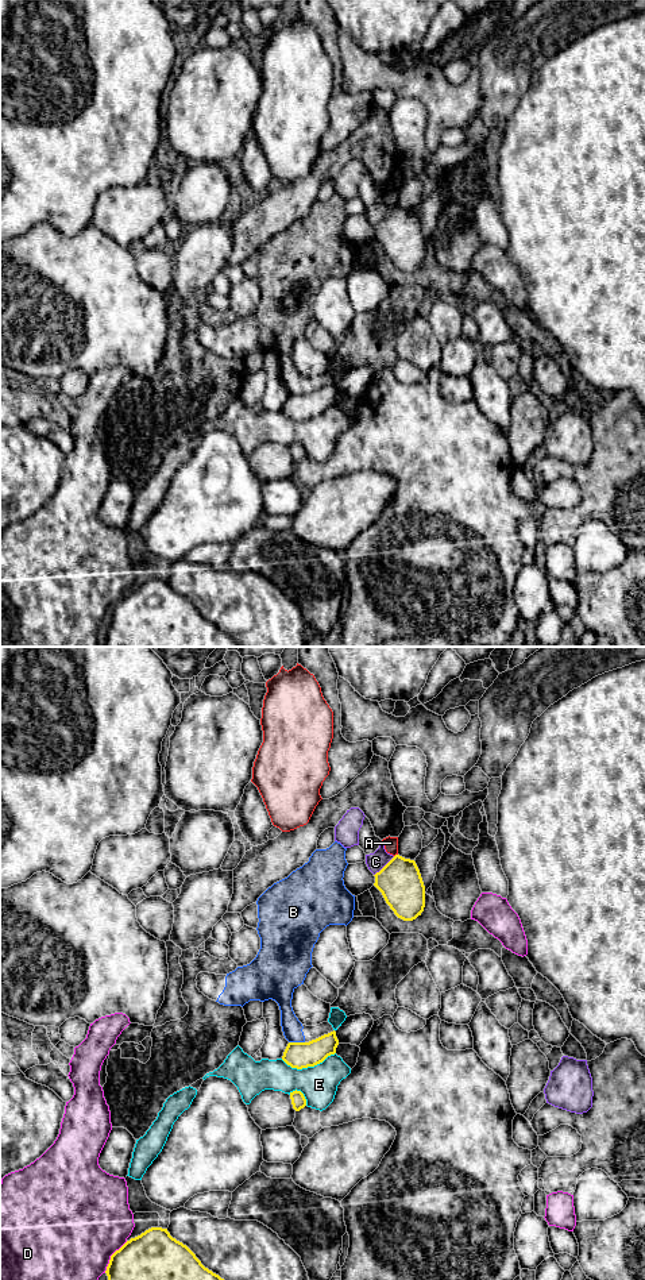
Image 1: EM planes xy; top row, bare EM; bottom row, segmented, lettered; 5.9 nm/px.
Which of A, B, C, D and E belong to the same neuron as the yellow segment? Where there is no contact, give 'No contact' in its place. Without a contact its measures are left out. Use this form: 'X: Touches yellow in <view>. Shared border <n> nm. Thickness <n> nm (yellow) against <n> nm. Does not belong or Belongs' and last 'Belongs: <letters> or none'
A: Touches yellow in xy. Shared border 30 nm. Thickness 260 nm (yellow) against 80 nm. Does not belong
B: Touches yellow in xy. Shared border 100 nm. Thickness 160 nm (yellow) against 120 nm. Does not belong
C: Touches yellow in xy. Shared border 170 nm. Thickness 260 nm (yellow) against 110 nm. Does not belong
D: Touches yellow in xy. Shared border 240 nm. Thickness 280 nm (yellow) against 500 nm. Does not belong
E: Touches yellow in xy. Shared border 340 nm. Thickness 160 nm (yellow) against 220 nm. Does not belong
Belongs: none

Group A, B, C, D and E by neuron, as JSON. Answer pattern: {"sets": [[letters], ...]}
{"sets": [["A"], ["B"], ["C"], ["D"], ["E"]]}

